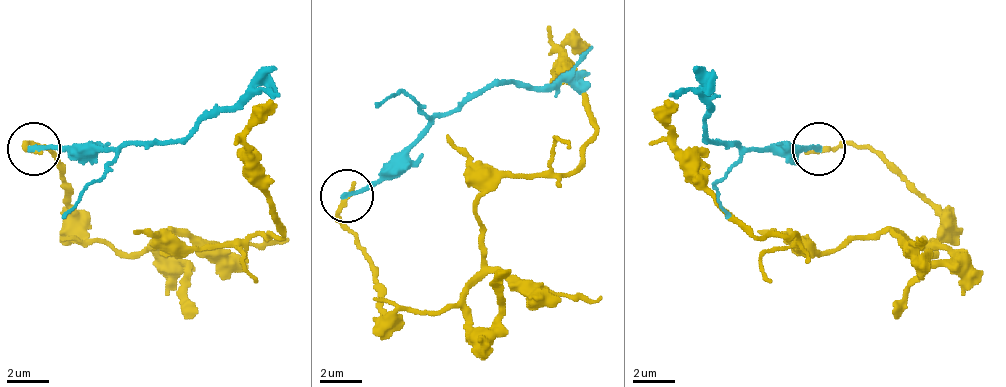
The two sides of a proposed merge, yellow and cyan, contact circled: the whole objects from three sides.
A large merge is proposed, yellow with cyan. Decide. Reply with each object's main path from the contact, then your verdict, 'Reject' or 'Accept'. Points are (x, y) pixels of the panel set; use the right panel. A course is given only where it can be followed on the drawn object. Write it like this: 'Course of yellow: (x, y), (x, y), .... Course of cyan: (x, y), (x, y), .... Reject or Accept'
Course of yellow: (817, 147), (870, 147), (928, 206), (933, 253), (891, 232), (822, 253), (748, 232), (674, 142), (663, 100). Course of cyan: (817, 147), (711, 142), (711, 110), (690, 89), (668, 94). Reject

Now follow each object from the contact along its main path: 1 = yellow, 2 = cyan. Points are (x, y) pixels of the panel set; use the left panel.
1: (34, 147), (87, 232), (135, 253), (167, 232), (167, 253), (241, 248), (284, 232), (246, 142), (273, 100)
2: (34, 147), (178, 142), (209, 116), (236, 110), (257, 89), (278, 94)

